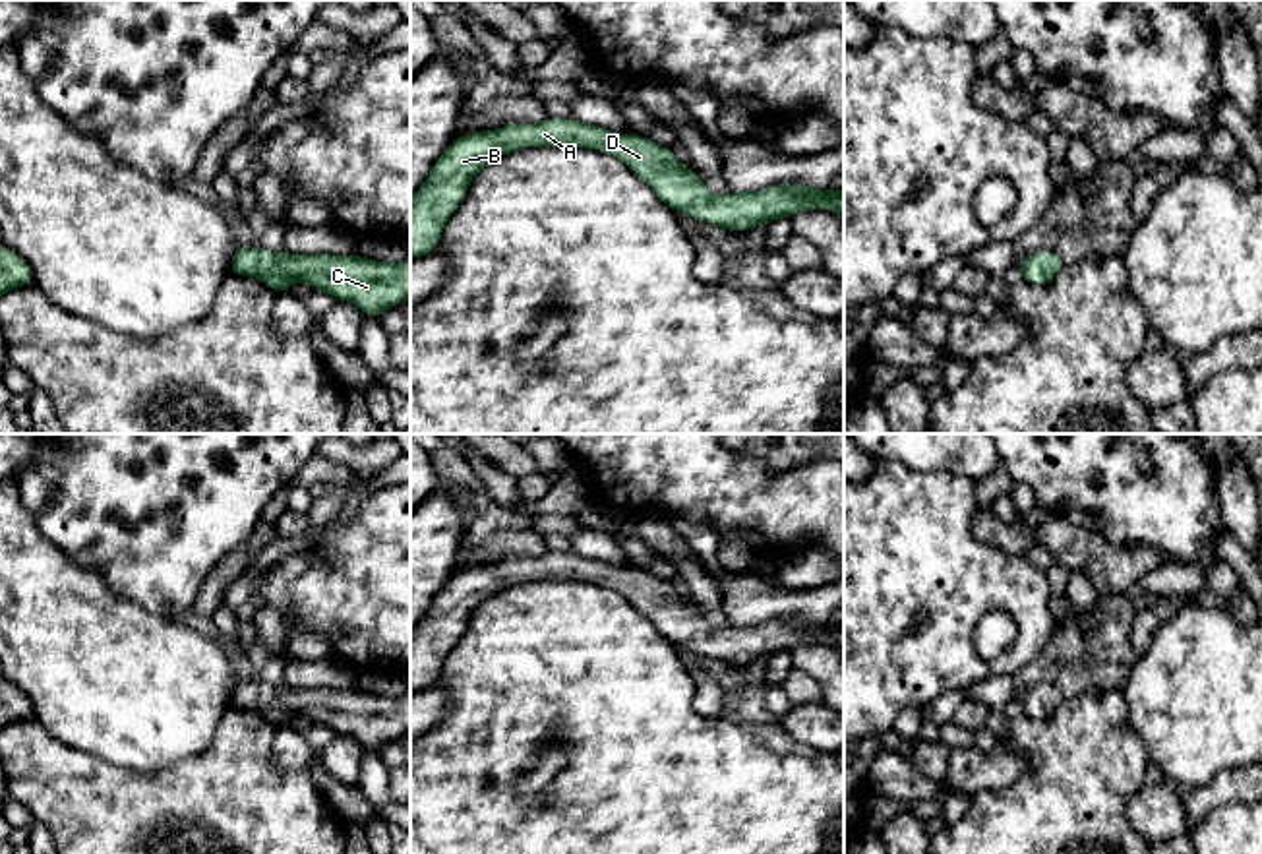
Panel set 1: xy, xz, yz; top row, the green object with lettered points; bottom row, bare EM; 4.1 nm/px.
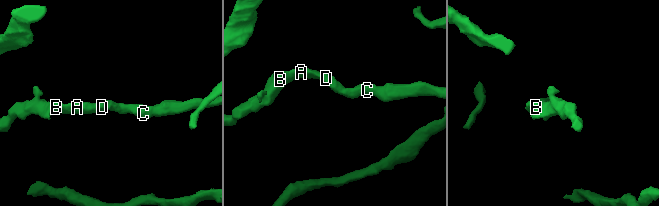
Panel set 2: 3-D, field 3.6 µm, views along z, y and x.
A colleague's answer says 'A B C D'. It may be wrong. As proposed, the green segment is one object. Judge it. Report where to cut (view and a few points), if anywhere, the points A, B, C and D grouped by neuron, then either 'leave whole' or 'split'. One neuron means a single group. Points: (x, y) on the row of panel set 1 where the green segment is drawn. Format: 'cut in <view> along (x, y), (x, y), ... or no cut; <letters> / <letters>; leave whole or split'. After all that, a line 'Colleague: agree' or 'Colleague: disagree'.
no cut; A B C D; leave whole
Colleague: agree

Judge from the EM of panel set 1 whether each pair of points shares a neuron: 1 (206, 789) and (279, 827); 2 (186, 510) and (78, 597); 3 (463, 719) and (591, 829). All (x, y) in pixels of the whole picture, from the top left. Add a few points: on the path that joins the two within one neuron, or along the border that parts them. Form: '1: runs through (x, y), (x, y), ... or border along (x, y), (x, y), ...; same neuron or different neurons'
1: runs through (223, 806), (244, 827), (262, 827); same neuron
2: border along (64, 552), (140, 605); different neurons
3: runs through (480, 758), (542, 829), (552, 829); same neuron

